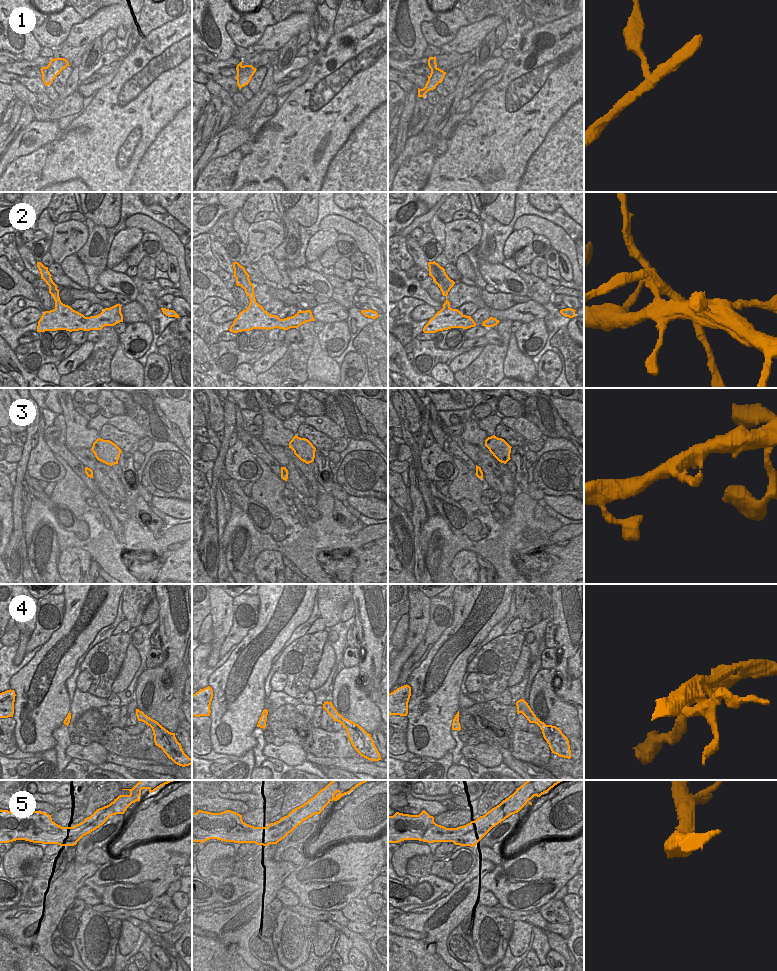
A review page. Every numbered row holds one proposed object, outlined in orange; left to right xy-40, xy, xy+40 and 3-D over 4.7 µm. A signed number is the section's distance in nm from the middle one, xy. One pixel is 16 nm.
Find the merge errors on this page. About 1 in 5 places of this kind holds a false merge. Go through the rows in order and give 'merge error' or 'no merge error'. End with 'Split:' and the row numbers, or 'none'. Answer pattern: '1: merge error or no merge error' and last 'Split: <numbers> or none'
1: merge error
2: merge error
3: no merge error
4: no merge error
5: no merge error
Split: 1, 2

